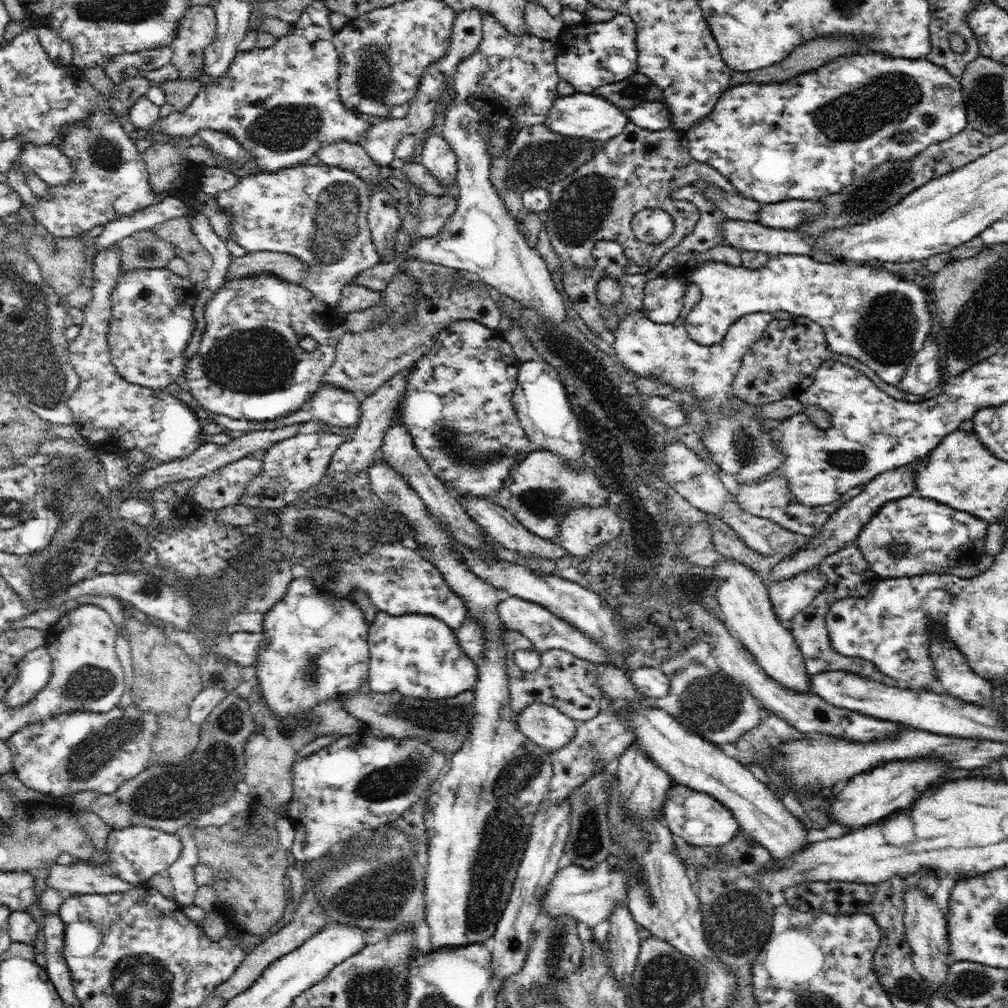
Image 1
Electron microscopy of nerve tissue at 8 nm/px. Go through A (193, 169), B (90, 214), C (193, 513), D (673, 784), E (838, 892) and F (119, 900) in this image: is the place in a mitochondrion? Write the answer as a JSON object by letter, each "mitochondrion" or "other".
{"A":"other","B":"other","C":"other","D":"other","E":"other","F":"other"}

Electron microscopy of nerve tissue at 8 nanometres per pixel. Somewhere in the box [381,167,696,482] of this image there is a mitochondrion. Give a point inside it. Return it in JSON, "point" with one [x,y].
{"point":[585,203]}

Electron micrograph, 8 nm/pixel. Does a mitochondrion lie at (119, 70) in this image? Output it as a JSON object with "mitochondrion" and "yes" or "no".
{"mitochondrion":"no"}

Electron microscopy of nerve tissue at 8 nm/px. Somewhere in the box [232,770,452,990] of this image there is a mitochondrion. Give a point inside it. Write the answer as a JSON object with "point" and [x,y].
{"point":[379,895]}

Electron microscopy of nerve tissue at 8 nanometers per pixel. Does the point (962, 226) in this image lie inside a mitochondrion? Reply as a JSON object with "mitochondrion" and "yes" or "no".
{"mitochondrion":"no"}

